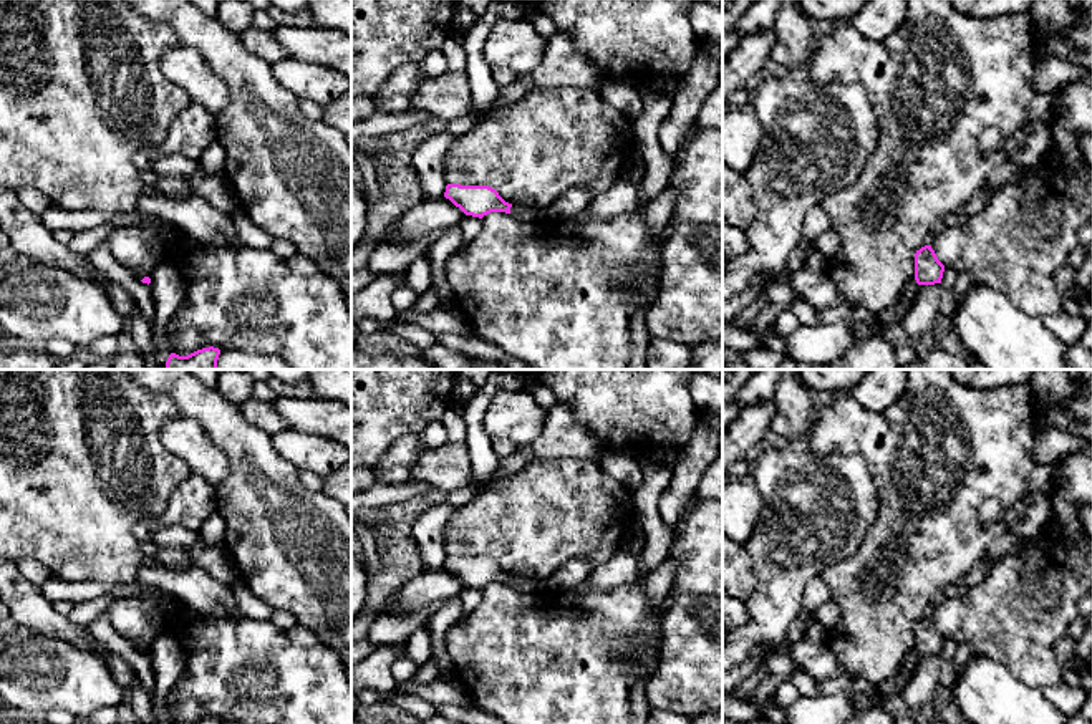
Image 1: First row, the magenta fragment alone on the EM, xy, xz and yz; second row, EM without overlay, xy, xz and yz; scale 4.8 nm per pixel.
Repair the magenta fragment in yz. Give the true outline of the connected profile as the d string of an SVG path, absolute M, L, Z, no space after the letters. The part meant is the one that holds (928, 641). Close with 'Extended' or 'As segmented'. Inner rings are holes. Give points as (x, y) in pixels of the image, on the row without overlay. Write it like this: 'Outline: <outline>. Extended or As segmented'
Outline: M925 616L915 625L915 651L918 656L941 654L945 636L938 631L931 616Z. As segmented

